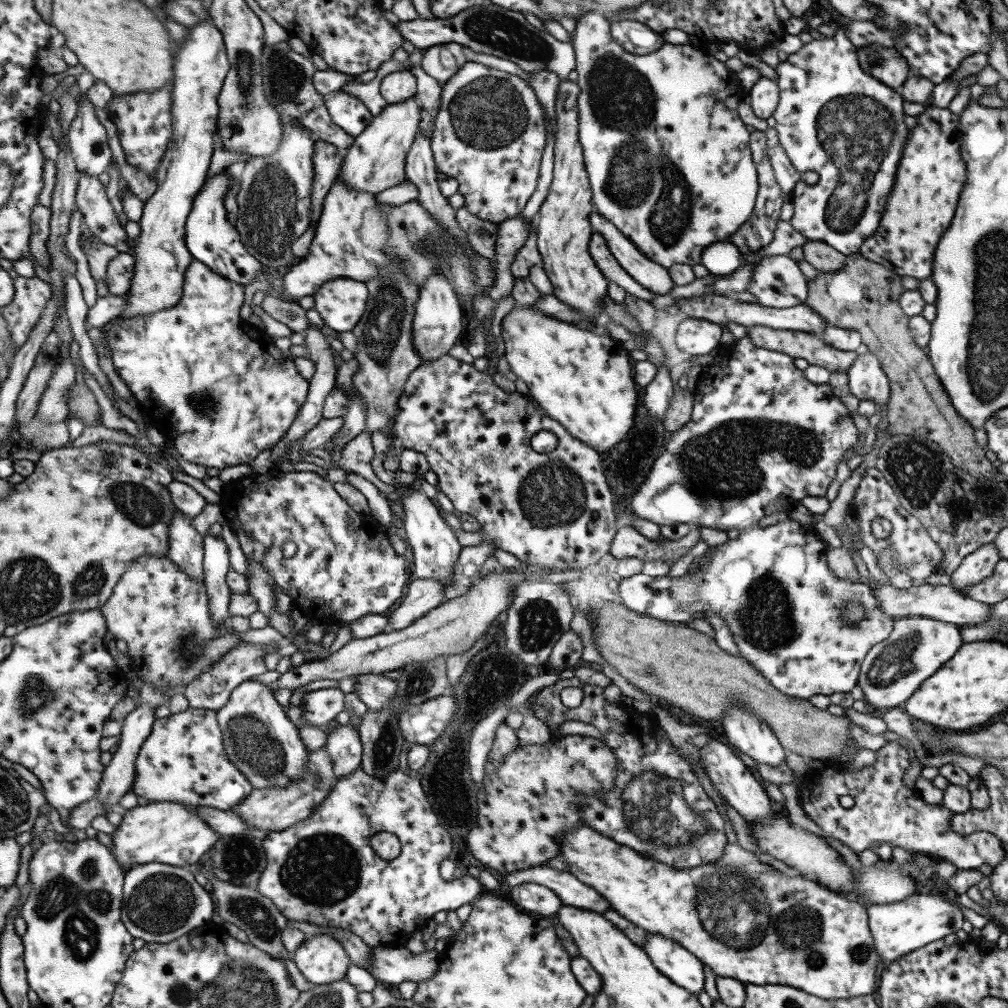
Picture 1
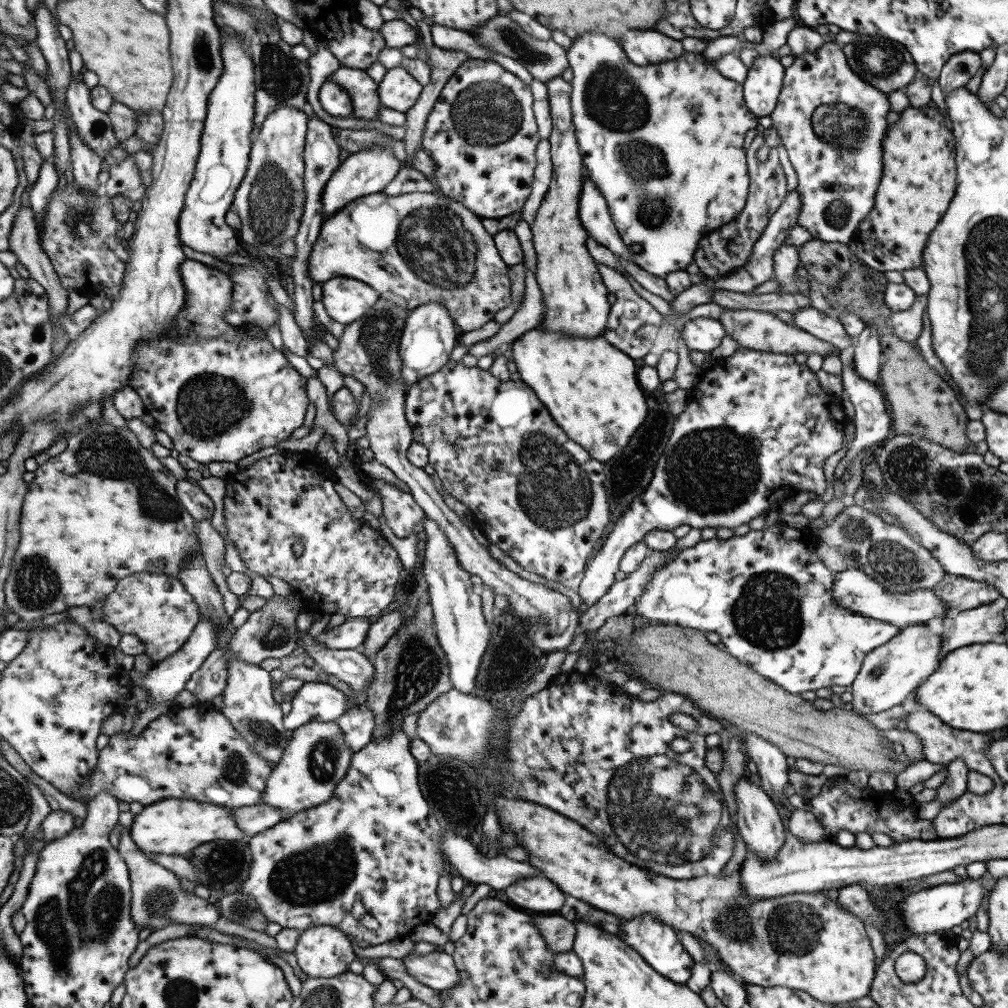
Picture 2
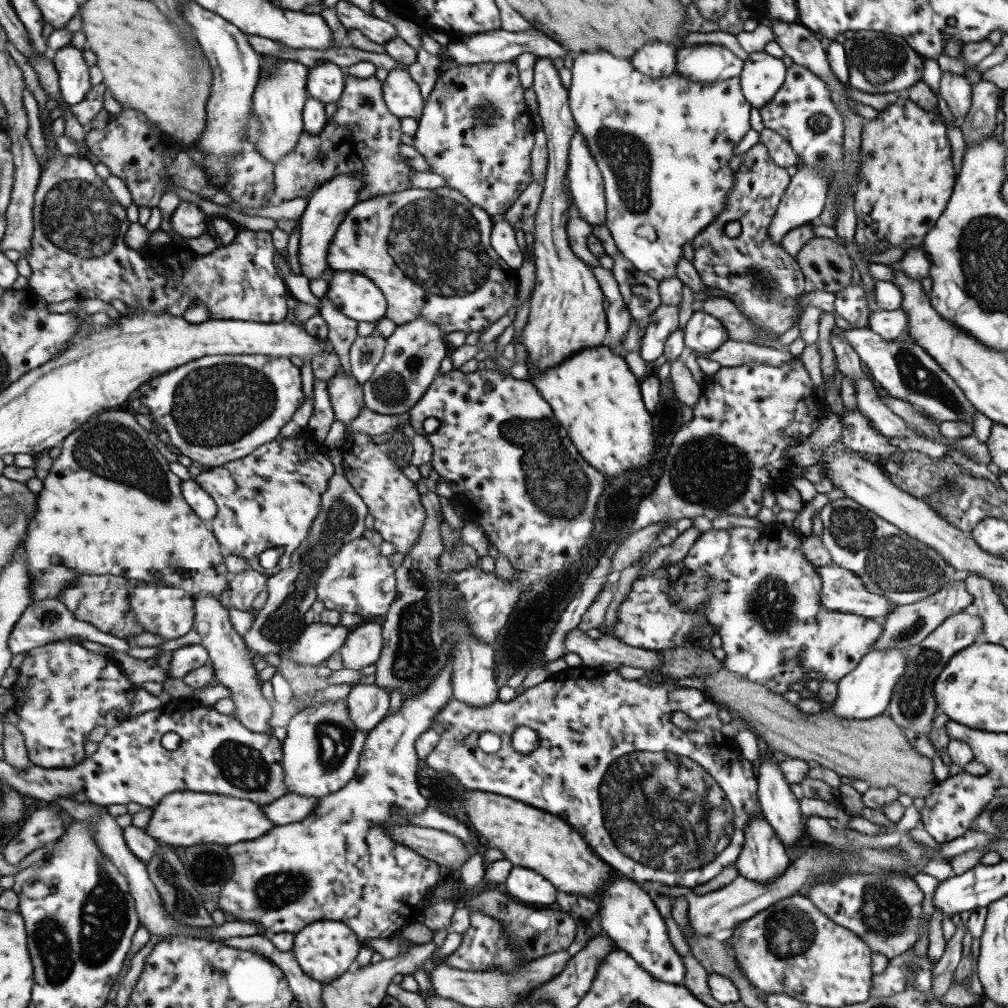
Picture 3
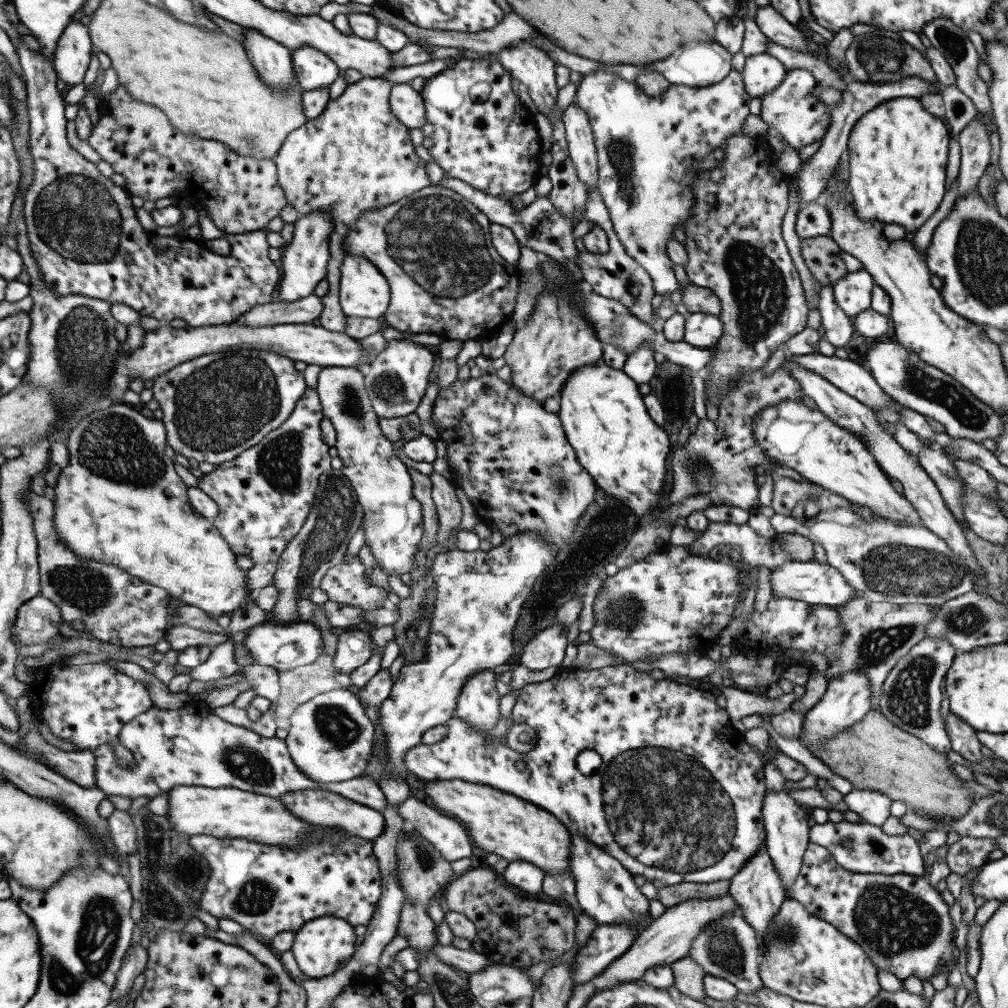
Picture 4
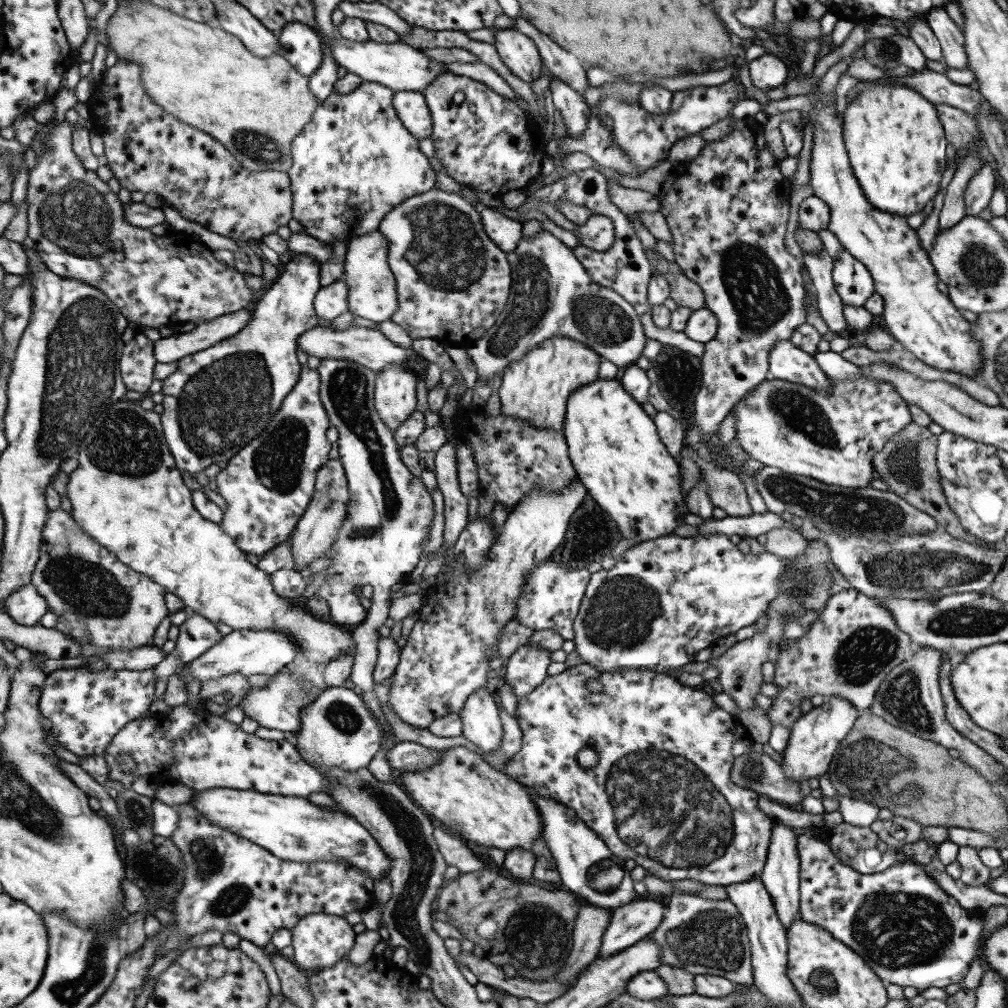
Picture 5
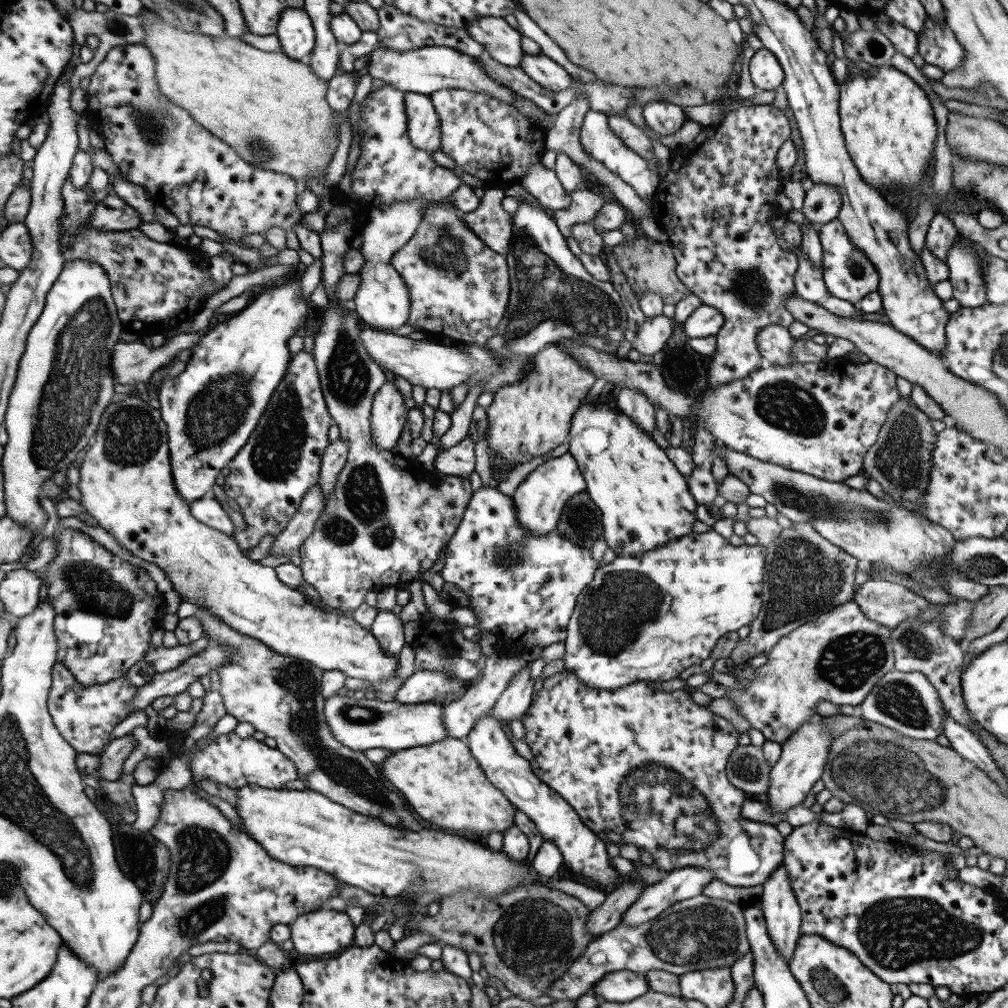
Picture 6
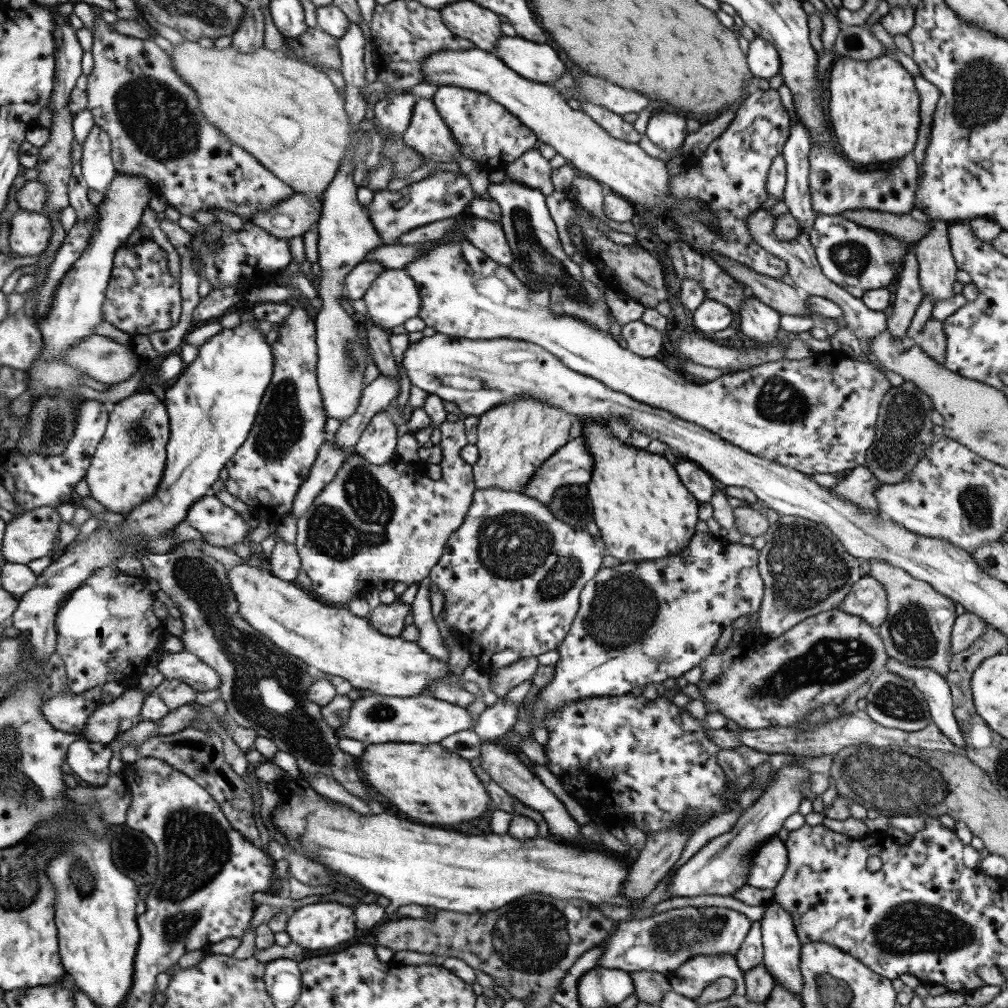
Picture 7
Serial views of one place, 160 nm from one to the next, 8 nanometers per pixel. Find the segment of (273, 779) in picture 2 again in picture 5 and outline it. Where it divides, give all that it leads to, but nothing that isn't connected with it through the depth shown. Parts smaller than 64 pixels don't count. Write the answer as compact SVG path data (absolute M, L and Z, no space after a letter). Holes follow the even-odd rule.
M327 687L300 714L300 730L293 745L305 764L321 775L329 768L355 772L365 768L382 744L382 730L361 698L351 689Z

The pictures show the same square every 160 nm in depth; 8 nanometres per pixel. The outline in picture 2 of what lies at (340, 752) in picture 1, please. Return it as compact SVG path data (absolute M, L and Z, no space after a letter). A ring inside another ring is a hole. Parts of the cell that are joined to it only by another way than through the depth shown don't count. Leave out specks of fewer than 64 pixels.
M365 703L354 704L340 714L335 722L341 729L352 754L363 748L372 739L374 714Z

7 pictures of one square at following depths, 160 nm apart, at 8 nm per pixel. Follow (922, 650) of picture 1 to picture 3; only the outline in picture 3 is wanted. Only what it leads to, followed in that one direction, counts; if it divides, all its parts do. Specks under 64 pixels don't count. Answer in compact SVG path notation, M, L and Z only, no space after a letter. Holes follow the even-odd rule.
M901 648L869 650L859 659L855 668L837 680L835 683L836 697L825 705L824 710L841 718L855 720L865 720L881 715L891 698L894 682L903 672L905 663L904 651Z

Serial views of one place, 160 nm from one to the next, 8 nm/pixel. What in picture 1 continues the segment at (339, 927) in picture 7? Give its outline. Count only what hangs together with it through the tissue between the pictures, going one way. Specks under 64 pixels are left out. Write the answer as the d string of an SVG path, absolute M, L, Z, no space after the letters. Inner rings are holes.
M323 933L307 936L290 957L306 980L315 985L341 980L351 964L340 942Z

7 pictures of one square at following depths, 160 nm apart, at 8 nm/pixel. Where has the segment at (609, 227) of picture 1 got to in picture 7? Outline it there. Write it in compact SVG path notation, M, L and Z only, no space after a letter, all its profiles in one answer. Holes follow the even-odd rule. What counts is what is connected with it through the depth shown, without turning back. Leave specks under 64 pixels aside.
M501 35L496 40L494 55L522 78L545 86L553 86L565 72L556 48L550 42L539 44L519 36Z

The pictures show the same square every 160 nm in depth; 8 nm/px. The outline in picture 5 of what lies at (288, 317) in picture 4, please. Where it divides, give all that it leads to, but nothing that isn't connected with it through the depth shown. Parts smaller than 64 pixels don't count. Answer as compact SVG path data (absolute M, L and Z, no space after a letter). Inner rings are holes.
M343 278L322 286L314 295L313 310L322 323L329 323L339 314L347 311L347 285ZM250 305L209 322L196 324L191 332L160 337L153 343L153 359L161 364L173 363L199 350L210 348L219 340L243 330L251 320L251 312L253 307Z

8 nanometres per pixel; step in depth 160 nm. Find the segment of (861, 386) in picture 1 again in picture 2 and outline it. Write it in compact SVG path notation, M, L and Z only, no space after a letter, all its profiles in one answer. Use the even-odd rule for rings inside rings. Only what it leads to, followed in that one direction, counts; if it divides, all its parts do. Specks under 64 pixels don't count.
M864 326L854 341L851 366L854 367L857 376L879 386L881 364L879 335L875 332L875 328Z

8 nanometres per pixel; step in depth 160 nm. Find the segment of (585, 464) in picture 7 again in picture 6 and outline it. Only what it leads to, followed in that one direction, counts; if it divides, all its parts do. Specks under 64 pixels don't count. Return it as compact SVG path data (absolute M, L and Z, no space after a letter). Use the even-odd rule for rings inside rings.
M566 451L542 462L529 472L512 493L517 520L526 533L546 535L555 531L557 519L567 499L585 490L586 484L575 459Z

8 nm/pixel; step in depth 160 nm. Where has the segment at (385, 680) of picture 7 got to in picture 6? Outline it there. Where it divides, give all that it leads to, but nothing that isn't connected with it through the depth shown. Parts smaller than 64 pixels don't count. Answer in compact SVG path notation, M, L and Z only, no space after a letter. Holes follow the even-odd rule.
M126 397L122 401L114 400L109 403L109 406L105 408L105 412L101 414L93 438L94 443L89 447L89 450L85 451L85 455L78 467L79 482L76 486L81 496L80 503L84 506L86 512L95 518L96 523L98 524L97 527L101 527L103 530L110 533L111 536L113 536L113 538L125 548L125 550L129 550L133 556L137 556L137 558L151 563L162 570L165 576L169 579L169 582L171 582L173 590L179 594L181 601L185 600L195 604L198 608L203 607L204 609L207 609L211 614L220 618L225 624L227 624L227 626L233 628L233 630L240 632L240 634L246 634L251 638L256 638L259 642L262 642L273 652L276 652L281 656L292 656L300 658L301 660L307 660L307 662L310 662L313 666L320 668L322 671L338 670L347 677L366 680L366 682L383 680L384 678L390 678L392 674L396 674L398 656L394 657L393 655L388 655L379 646L379 643L375 640L375 637L370 633L369 629L362 628L358 623L355 623L352 618L344 616L343 613L337 613L311 605L307 596L302 594L299 588L292 589L286 584L283 584L276 577L276 572L273 571L273 568L260 566L257 562L252 562L245 557L231 536L227 536L218 530L209 528L191 516L189 505L180 498L180 496L176 495L171 476L166 426L160 418L159 410L153 409L145 401L136 397Z

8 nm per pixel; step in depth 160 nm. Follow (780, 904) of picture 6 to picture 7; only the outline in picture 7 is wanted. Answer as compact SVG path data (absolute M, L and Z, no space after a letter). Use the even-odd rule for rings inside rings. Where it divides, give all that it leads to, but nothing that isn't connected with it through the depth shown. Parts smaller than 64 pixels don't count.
M773 900L764 907L765 913L760 918L763 966L780 986L786 988L794 996L800 996L803 984L803 977L799 972L799 957L802 944L797 938L793 921L789 913L781 909Z

